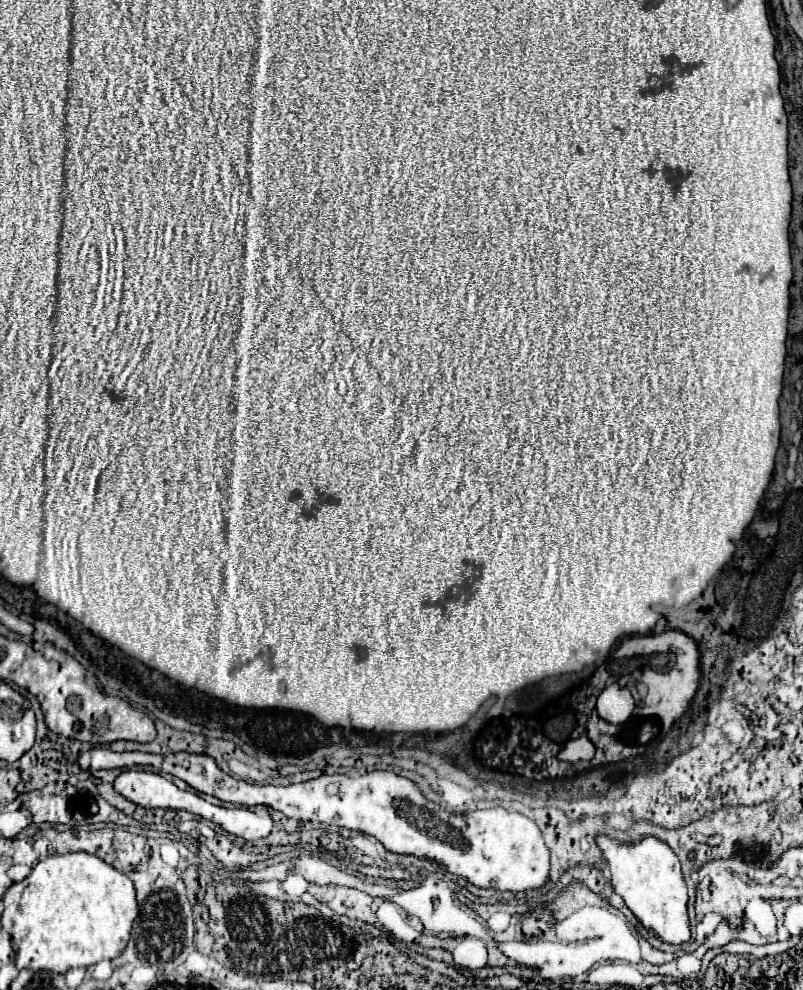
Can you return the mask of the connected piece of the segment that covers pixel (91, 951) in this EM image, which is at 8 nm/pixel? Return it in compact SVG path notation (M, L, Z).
M87 852L39 860L25 880L5 892L3 906L1 924L17 946L17 968L53 970L57 974L119 956L139 914L133 882Z

